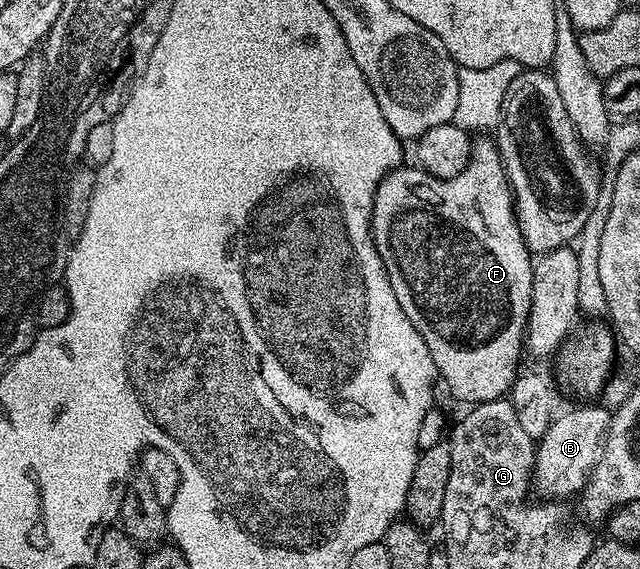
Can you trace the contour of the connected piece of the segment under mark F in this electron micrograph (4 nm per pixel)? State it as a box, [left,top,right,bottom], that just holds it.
[370,135,534,407]

